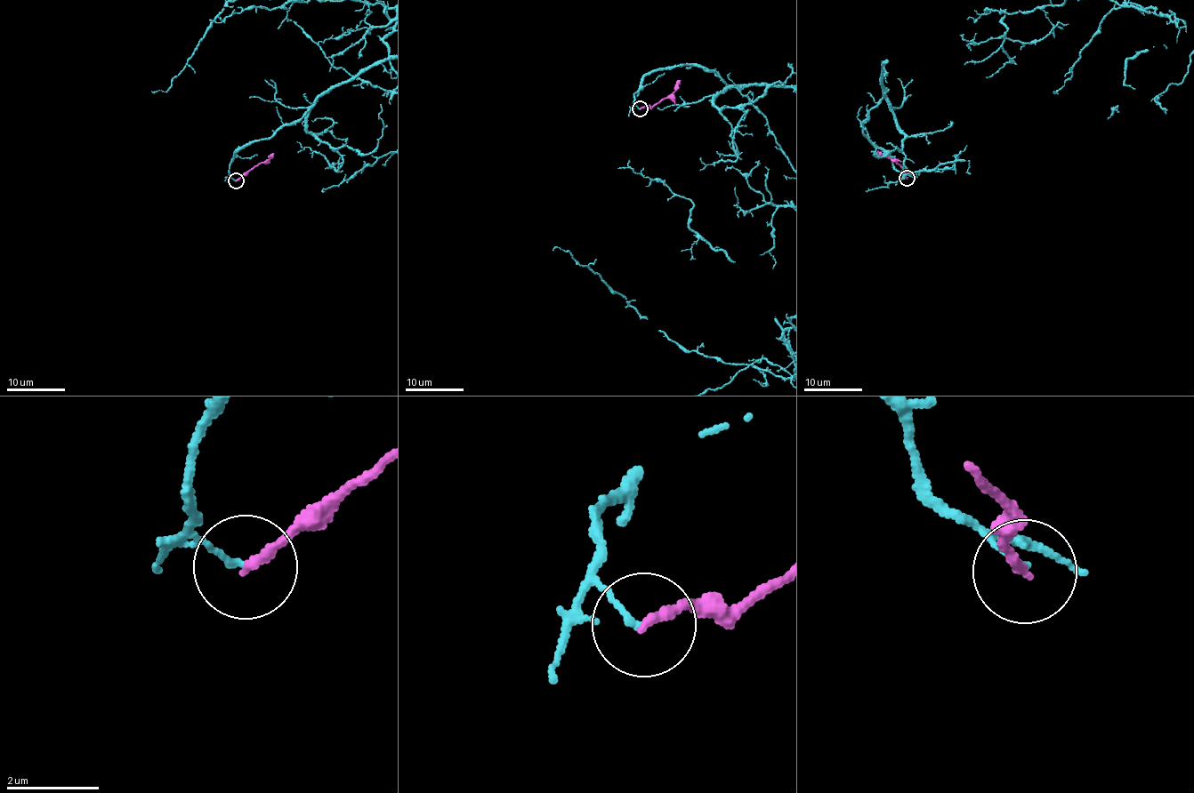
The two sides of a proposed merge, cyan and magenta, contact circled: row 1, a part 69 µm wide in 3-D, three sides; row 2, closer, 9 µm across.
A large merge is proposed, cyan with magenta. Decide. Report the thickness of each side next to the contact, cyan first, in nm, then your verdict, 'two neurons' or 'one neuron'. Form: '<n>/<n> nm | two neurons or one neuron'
120/200 nm | two neurons

